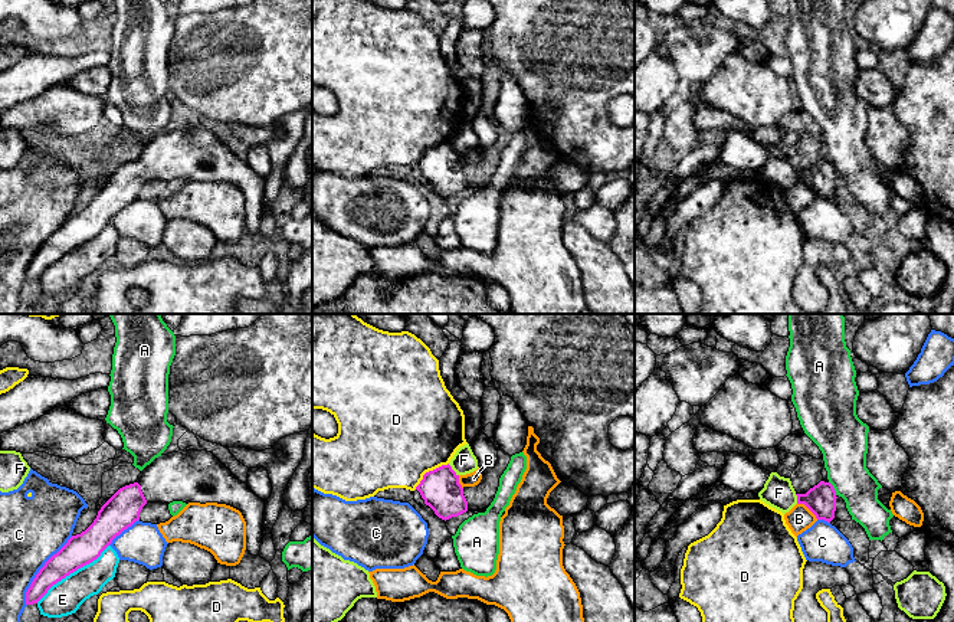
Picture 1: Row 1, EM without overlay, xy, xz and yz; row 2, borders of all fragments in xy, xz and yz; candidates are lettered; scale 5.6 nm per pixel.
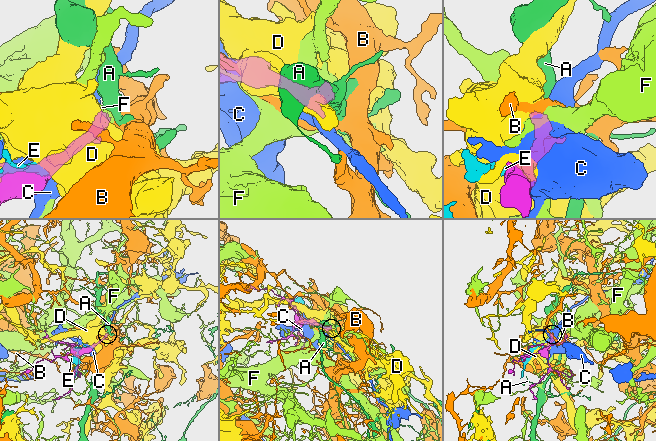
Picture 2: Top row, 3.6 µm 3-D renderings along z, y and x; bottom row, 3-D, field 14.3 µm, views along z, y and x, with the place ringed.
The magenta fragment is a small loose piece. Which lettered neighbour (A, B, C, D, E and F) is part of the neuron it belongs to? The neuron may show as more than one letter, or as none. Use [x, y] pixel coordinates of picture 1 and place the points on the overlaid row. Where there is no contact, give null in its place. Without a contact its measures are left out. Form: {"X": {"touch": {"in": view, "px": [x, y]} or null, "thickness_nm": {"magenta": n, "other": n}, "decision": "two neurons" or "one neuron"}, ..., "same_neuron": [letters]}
{"A": {"touch": {"in": "yz", "px": [833, 488]}, "thickness_nm": {"magenta": 170, "other": 260}, "decision": "two neurons"}, "B": {"touch": {"in": "yz", "px": [807, 507]}, "thickness_nm": {"magenta": 170, "other": 150}, "decision": "two neurons"}, "C": {"touch": {"in": "xy", "px": [39, 570]}, "thickness_nm": {"magenta": 170, "other": 360}, "decision": "two neurons"}, "D": {"touch": {"in": "xz", "px": [429, 471]}, "thickness_nm": {"magenta": 220, "other": 500}, "decision": "two neurons"}, "E": {"touch": {"in": "xy", "px": [72, 572]}, "thickness_nm": {"magenta": 180, "other": 190}, "decision": "two neurons"}, "F": {"touch": {"in": "xz", "px": [452, 470]}, "thickness_nm": {"magenta": 220, "other": 140}, "decision": "two neurons"}, "same_neuron": []}

